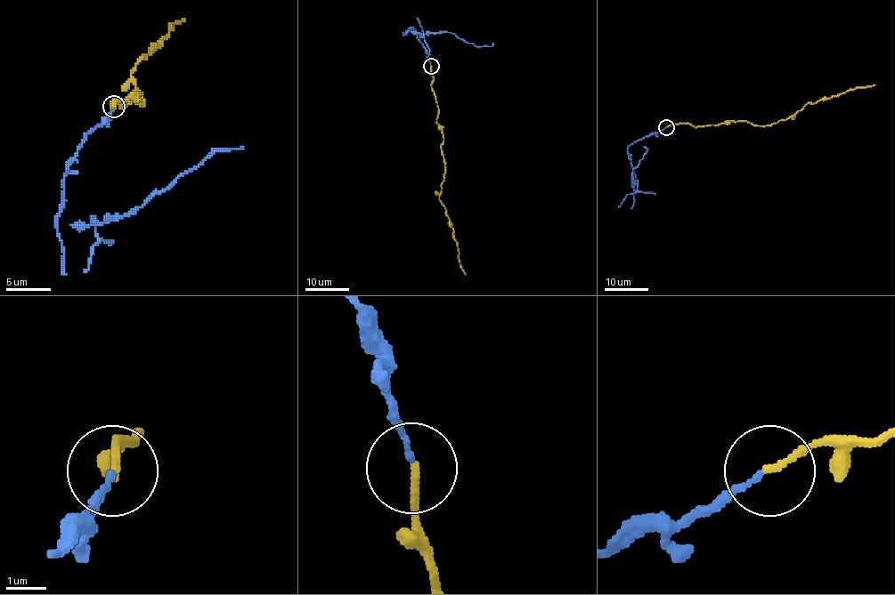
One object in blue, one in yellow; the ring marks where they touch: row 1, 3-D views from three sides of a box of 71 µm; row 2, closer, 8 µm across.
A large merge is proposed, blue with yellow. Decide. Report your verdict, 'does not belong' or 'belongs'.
does not belong

